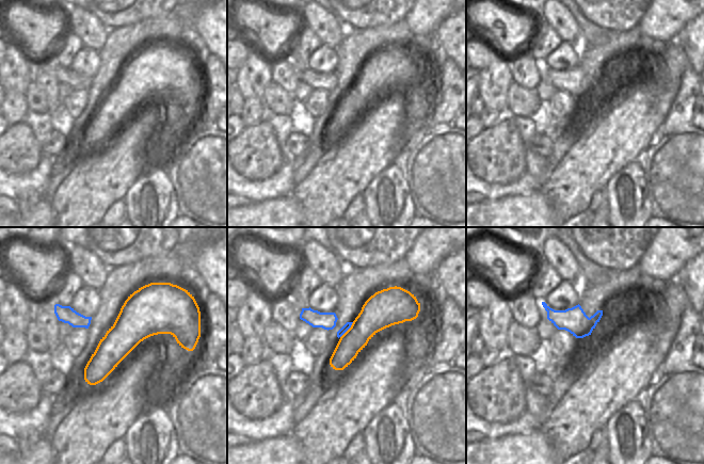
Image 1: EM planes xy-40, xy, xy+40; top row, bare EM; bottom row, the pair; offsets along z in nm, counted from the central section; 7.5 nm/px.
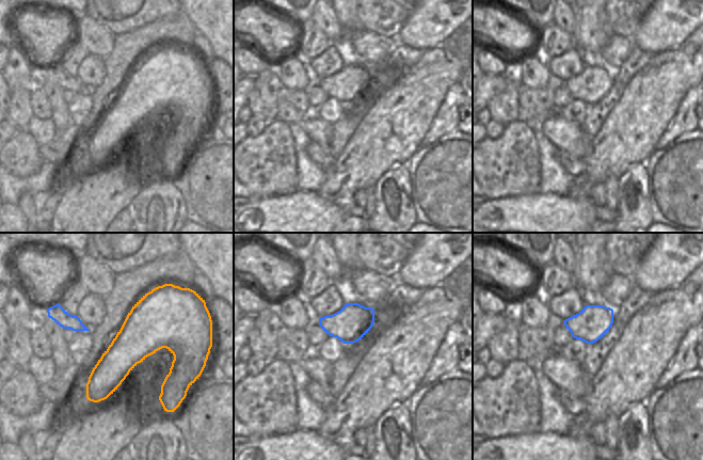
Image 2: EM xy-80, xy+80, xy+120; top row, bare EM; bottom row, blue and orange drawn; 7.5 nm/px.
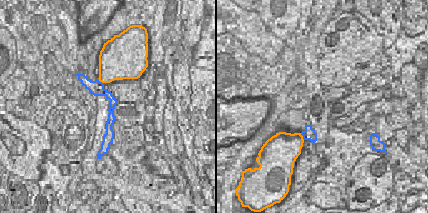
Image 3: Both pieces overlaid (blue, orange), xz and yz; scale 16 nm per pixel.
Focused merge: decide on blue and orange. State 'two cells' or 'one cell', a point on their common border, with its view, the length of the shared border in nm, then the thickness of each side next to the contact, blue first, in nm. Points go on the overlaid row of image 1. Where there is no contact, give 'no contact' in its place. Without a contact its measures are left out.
two cells; meets blue in xy at (348, 329); contact 160 nm long; 50 nm thick on the blue side, 240 nm on the other

